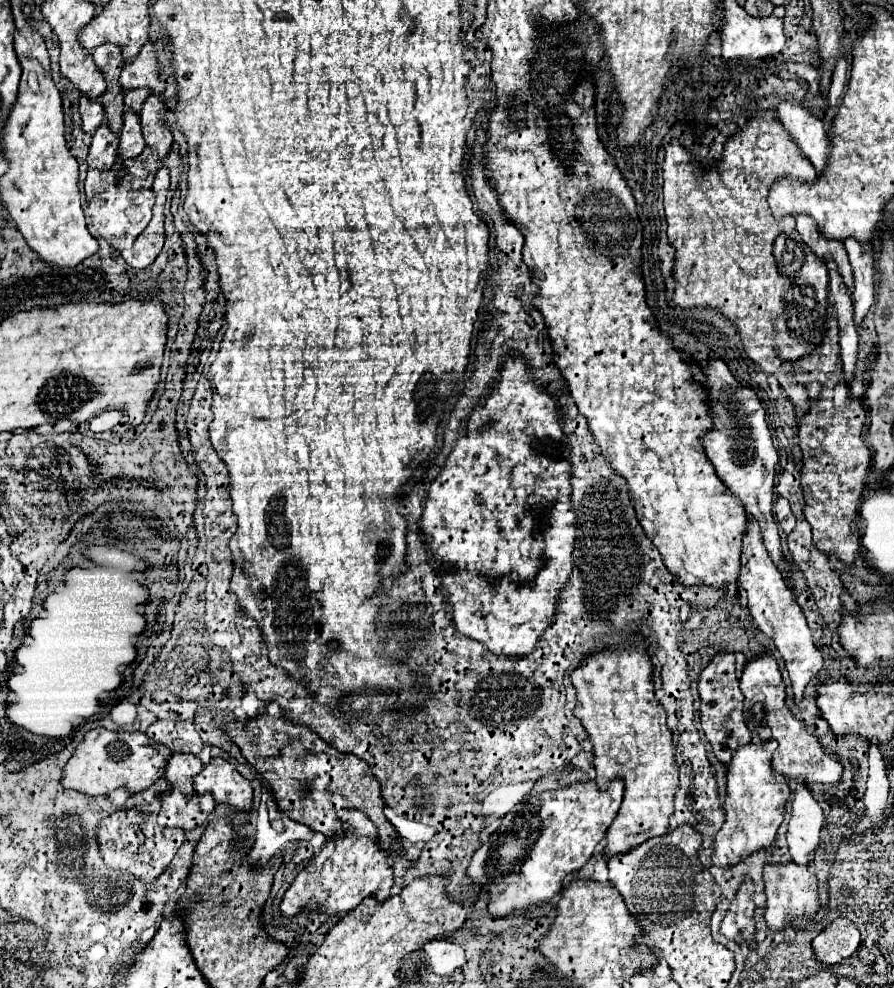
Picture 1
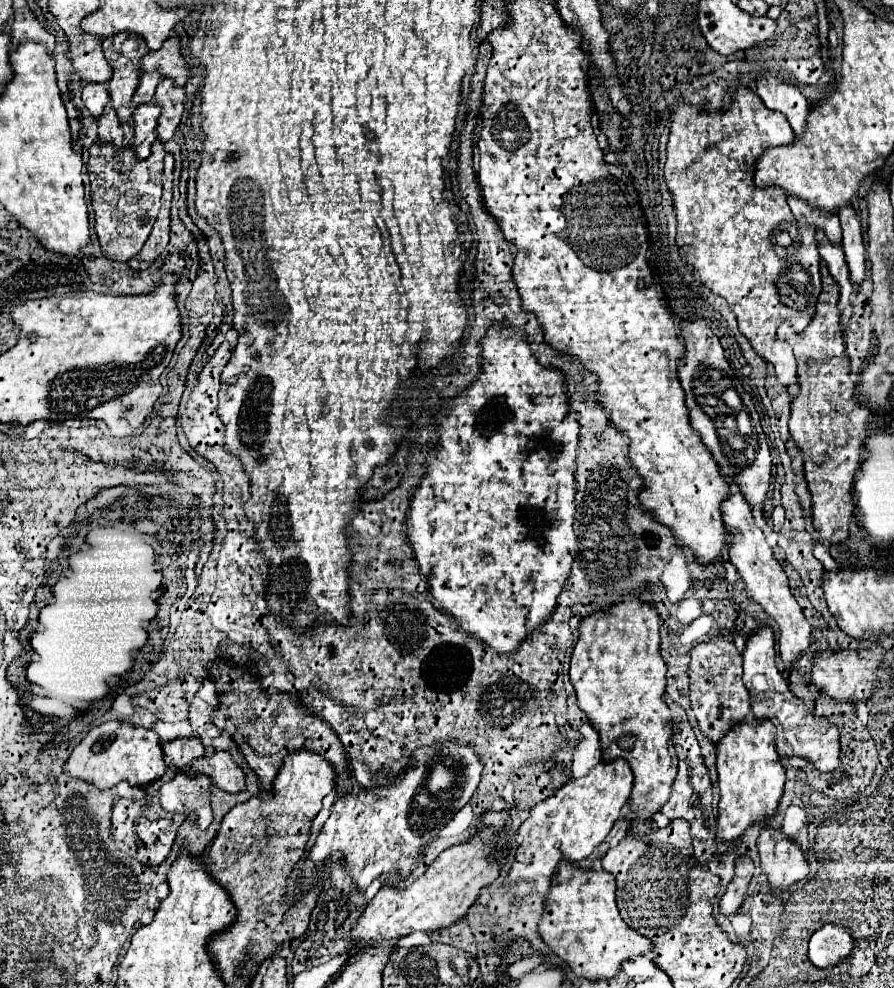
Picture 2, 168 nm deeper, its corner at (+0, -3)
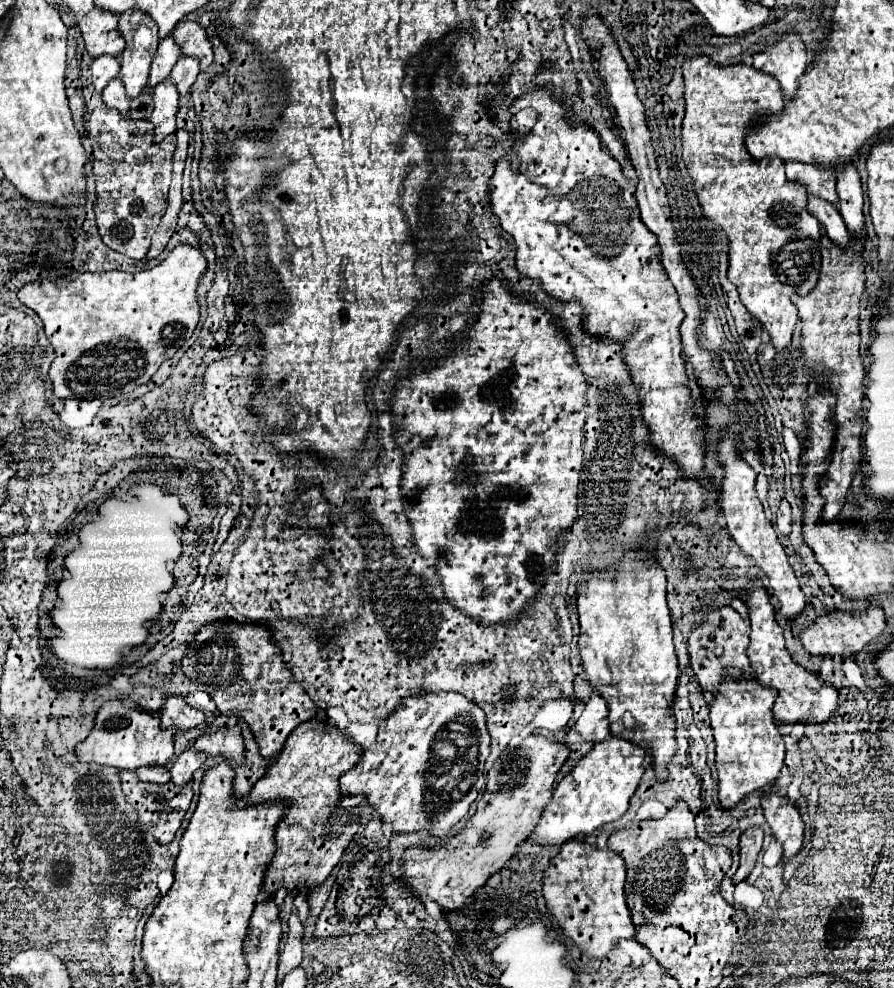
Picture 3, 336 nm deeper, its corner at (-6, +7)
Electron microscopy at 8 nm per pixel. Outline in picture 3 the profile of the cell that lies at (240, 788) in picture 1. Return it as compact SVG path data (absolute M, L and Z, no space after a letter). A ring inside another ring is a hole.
M222 726L214 732L204 732L196 738L194 748L210 756L224 756L230 762L242 762L244 742L238 726Z

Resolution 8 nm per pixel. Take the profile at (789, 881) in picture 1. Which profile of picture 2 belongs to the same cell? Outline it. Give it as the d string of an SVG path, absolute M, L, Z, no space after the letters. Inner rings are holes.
M768 828L762 830L758 836L758 852L760 868L768 878L772 894L780 894L810 878L810 868L800 846L796 842L788 842L782 832Z

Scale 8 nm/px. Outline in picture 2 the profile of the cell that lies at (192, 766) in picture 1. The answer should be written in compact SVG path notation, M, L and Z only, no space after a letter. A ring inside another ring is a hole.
M192 738L192 742L170 742L164 744L164 756L168 758L168 764L176 766L176 770L188 772L190 762L204 756L204 746L200 738Z

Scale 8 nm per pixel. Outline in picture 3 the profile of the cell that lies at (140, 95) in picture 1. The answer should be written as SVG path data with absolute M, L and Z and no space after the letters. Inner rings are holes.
M168 34L166 38L160 40L156 56L152 60L152 70L150 70L150 78L148 78L148 86L154 88L158 82L166 80L170 76L172 66L178 62L178 58L182 56L180 46L174 42L172 34Z

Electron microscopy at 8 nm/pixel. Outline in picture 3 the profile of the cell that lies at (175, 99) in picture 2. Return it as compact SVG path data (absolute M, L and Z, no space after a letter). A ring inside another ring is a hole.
M180 56L178 64L174 64L172 74L170 74L170 78L172 78L172 80L176 82L176 86L178 86L180 96L188 94L188 90L192 88L192 84L194 84L198 72L200 72L198 58L192 58L192 56Z

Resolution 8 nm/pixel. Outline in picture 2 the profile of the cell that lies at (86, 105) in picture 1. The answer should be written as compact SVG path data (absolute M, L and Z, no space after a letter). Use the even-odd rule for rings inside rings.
M86 84L86 86L82 88L82 102L84 102L84 106L90 110L90 114L92 114L94 118L98 118L98 116L104 112L108 100L110 100L110 98L108 98L108 90L106 90L104 84L100 84L100 86Z

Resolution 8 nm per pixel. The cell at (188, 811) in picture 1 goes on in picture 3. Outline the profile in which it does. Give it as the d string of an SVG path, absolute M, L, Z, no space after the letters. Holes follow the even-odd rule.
M188 748L184 750L176 760L174 764L170 766L170 774L172 774L172 782L176 788L182 788L186 786L186 782L192 780L192 774L204 764L206 760L206 754L204 752L198 752L194 748Z

